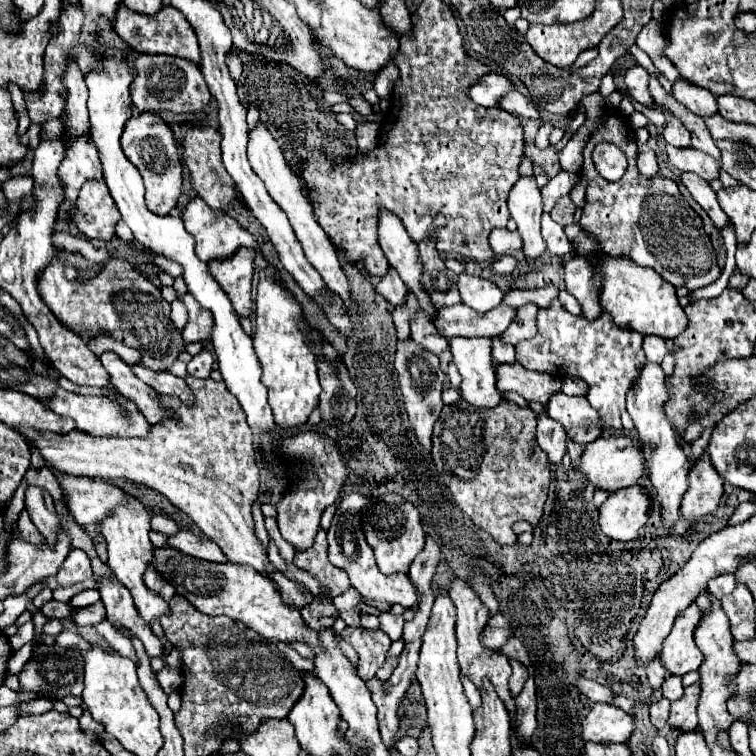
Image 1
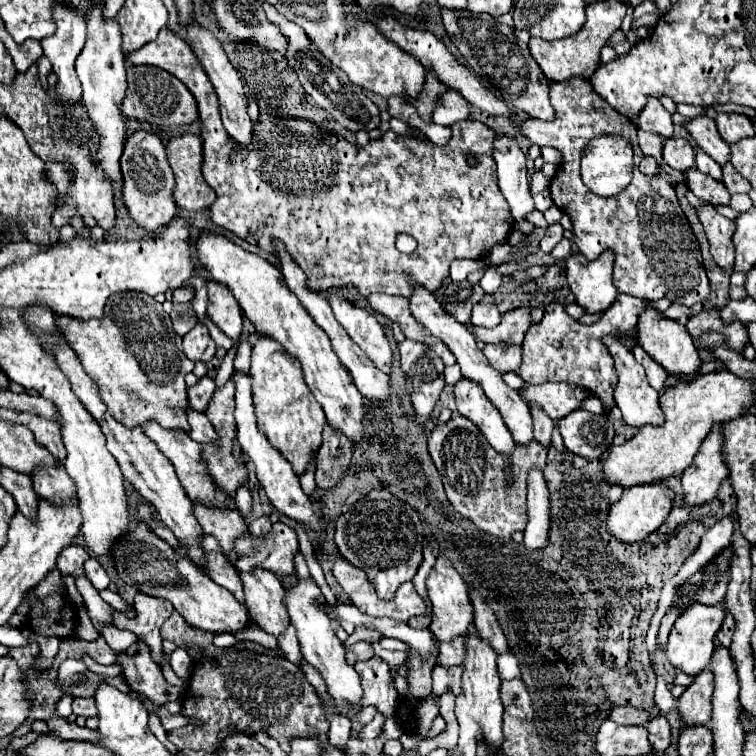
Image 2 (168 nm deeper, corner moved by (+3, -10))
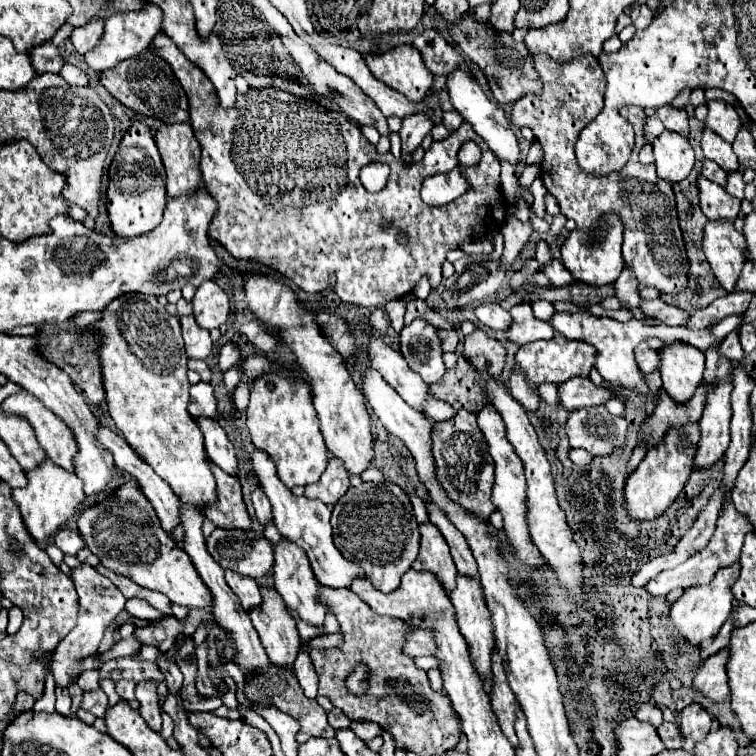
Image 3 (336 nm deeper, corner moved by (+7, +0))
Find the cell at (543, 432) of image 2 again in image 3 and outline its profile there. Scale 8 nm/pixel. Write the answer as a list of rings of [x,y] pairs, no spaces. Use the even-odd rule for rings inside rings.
[[[512,370],[510,374],[510,380],[508,380],[508,386],[510,386],[510,394],[526,408],[526,410],[536,410],[540,406],[540,398],[538,394],[534,392],[534,388],[528,384],[526,376],[522,370]]]

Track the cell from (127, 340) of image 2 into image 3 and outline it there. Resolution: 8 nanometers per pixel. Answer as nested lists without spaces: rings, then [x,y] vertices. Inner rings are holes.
[[[126,294],[104,308],[104,318],[92,324],[92,330],[100,336],[98,354],[102,360],[106,404],[116,428],[136,450],[136,454],[140,454],[140,458],[150,464],[162,480],[170,484],[182,504],[190,504],[202,512],[206,506],[216,502],[216,480],[204,452],[202,432],[196,420],[186,412],[190,388],[190,382],[186,378],[188,358],[184,354],[184,340],[178,318],[170,316],[154,296]]]

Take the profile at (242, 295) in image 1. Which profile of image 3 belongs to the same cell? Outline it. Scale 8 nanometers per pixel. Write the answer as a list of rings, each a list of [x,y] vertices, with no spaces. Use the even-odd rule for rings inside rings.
[[[212,280],[204,282],[196,290],[192,306],[194,306],[194,318],[196,318],[198,326],[204,330],[220,328],[228,320],[228,314],[230,314],[228,296]]]

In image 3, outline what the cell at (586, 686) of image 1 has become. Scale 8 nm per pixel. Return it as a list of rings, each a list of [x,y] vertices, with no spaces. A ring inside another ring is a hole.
[[[646,702],[646,704],[638,710],[636,718],[638,718],[638,720],[644,720],[644,722],[652,722],[656,728],[662,724],[662,712],[660,712],[660,708],[658,708],[656,704],[652,704],[652,702]]]

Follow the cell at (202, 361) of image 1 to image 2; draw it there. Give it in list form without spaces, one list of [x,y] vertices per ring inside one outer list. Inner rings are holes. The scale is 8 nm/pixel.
[[[210,376],[200,378],[194,386],[188,388],[188,402],[190,402],[190,406],[194,410],[198,410],[198,412],[204,412],[204,408],[208,404],[208,400],[212,398],[214,390],[216,390],[216,386],[214,386],[214,380]]]

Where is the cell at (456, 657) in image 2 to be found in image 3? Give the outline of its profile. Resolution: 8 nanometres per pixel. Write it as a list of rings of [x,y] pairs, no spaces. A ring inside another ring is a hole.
[[[412,630],[406,636],[404,642],[404,654],[406,656],[432,656],[436,652],[436,644],[432,640],[432,632],[430,630]]]

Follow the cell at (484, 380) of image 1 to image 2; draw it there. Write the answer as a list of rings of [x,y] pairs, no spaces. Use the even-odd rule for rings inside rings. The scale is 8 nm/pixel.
[[[466,378],[456,382],[454,398],[458,412],[472,420],[500,454],[512,452],[512,434],[508,434],[500,412],[492,406],[492,402],[488,402],[488,396],[484,394],[484,390],[480,390],[480,386],[476,386],[476,382],[468,382]]]

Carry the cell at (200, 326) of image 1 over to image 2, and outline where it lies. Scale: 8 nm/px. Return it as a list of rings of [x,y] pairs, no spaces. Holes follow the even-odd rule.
[[[198,322],[182,340],[184,340],[184,354],[194,362],[196,360],[208,362],[216,354],[216,344],[210,338],[210,332],[202,322]]]

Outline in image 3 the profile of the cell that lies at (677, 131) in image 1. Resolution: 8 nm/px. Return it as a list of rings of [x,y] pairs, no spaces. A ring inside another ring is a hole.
[[[664,130],[654,142],[654,156],[656,156],[656,170],[658,176],[668,180],[670,184],[678,184],[688,178],[694,168],[694,150],[686,138],[676,132]]]

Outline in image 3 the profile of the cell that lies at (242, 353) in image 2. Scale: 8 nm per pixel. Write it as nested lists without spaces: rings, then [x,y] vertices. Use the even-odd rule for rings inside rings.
[[[242,378],[238,386],[240,386],[240,388],[234,390],[234,406],[236,406],[238,412],[246,412],[248,400],[250,400],[250,392],[246,390],[246,378]]]

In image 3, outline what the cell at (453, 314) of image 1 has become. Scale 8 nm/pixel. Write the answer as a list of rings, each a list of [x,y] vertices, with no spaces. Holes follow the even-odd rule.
[[[516,304],[510,310],[514,322],[510,326],[510,330],[506,330],[506,336],[510,342],[514,344],[528,344],[528,342],[536,342],[536,340],[552,340],[554,330],[548,322],[542,322],[538,318],[534,318],[532,308],[528,304]]]

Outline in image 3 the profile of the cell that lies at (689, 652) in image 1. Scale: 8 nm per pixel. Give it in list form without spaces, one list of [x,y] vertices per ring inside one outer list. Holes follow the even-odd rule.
[[[740,562],[736,564],[728,564],[724,568],[720,568],[720,572],[716,572],[716,576],[712,578],[712,582],[708,584],[700,584],[696,588],[686,588],[686,592],[672,604],[672,620],[674,626],[682,632],[682,636],[690,642],[690,644],[704,644],[708,642],[714,634],[718,634],[720,626],[726,622],[726,618],[732,612],[734,606],[734,596],[732,596],[732,584],[736,582],[736,576],[740,572]]]

